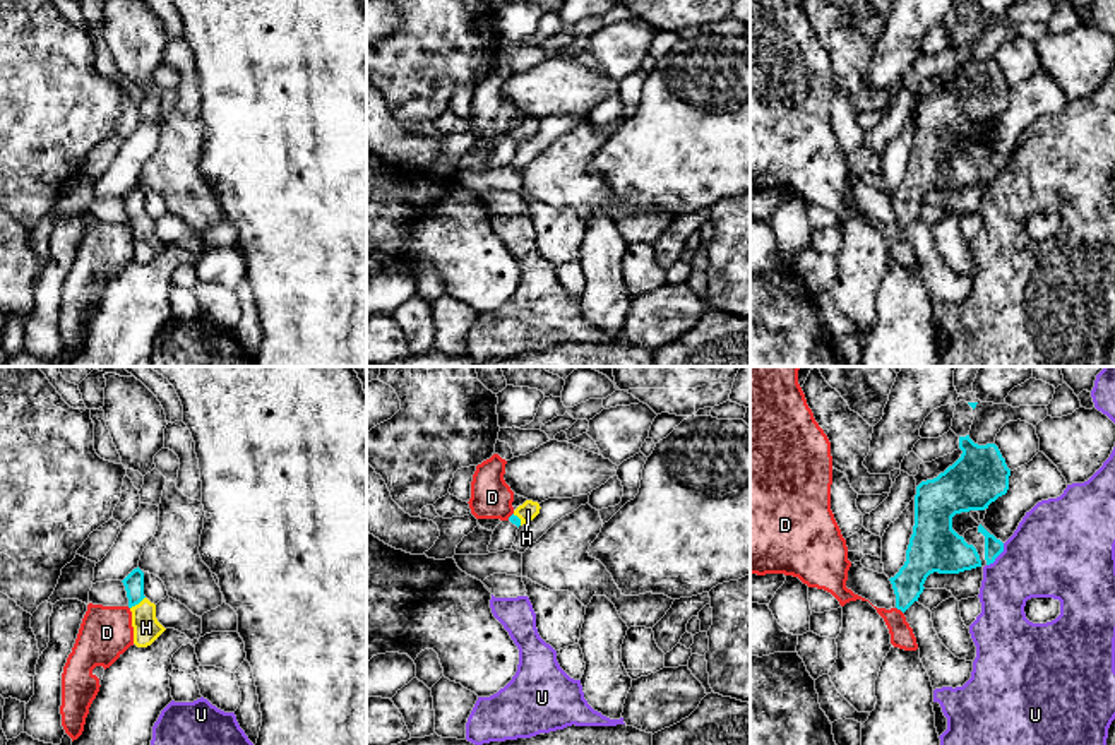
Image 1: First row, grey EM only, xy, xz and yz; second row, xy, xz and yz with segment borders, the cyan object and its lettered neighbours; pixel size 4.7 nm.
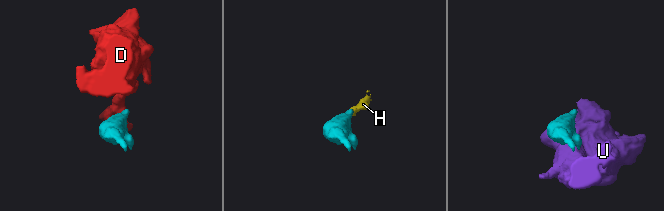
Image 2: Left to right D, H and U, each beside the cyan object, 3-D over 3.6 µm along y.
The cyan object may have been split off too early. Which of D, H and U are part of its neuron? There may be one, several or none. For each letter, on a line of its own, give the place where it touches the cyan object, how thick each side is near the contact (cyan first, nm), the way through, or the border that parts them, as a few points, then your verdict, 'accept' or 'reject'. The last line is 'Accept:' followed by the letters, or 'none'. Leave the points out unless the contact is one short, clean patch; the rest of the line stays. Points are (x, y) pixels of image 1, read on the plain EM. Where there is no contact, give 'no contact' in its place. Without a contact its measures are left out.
D: contact yz (900, 225); calibres 150 and 110 nm; border yz (896, 223), (903, 230); reject
H: contact xy (137, 220); calibres 100 and 130 nm; way xy (134, 199), (137, 220), (146, 244); accept
U: contact yz (999, 170); calibres 90 and 420 nm; border yz (1004, 160), (999, 172), (987, 182); reject
Accept: H

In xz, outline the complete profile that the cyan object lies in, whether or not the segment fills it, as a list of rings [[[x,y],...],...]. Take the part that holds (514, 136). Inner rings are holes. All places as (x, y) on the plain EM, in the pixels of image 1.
[[[526,116],[522,122],[519,122],[514,130],[509,134],[512,140],[517,144],[533,137],[540,130],[540,120],[533,116]]]

